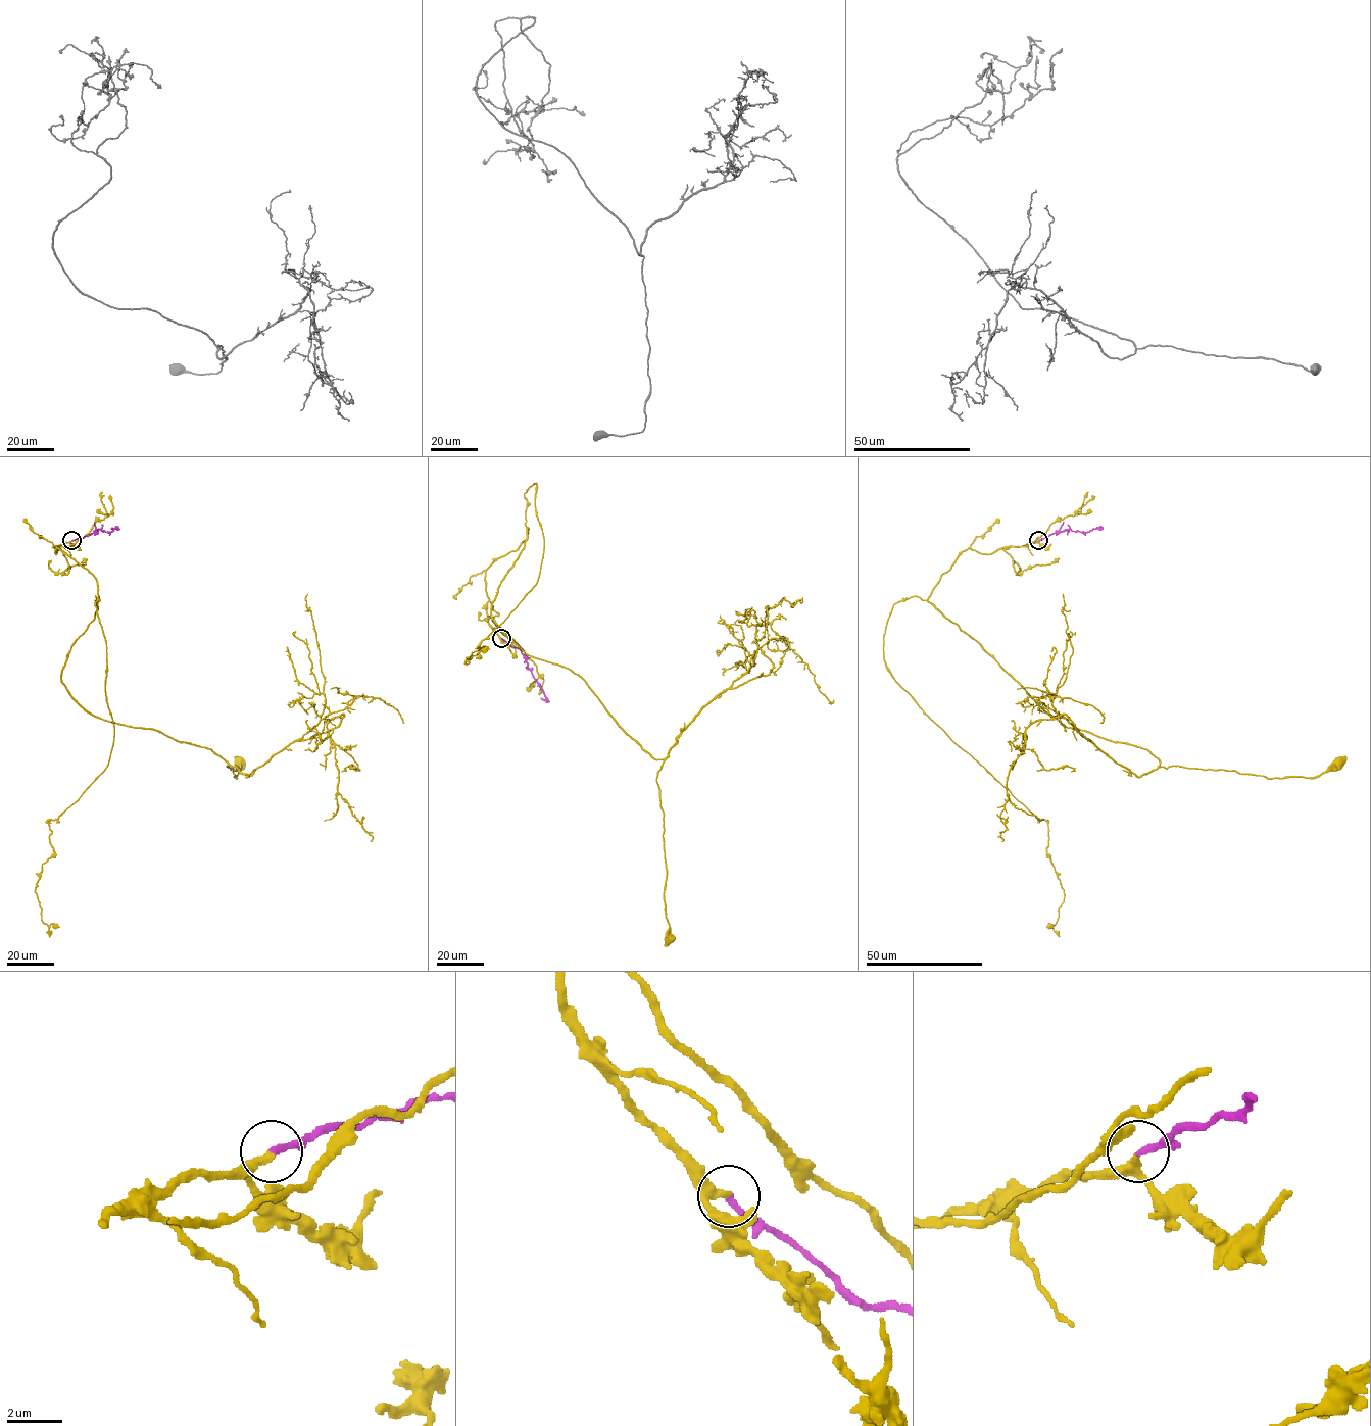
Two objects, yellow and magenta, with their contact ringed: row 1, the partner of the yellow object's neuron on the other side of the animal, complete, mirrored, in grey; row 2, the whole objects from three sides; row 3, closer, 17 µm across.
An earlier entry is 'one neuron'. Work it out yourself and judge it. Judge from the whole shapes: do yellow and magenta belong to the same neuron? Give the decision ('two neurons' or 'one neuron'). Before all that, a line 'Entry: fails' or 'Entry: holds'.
Entry: holds
one neuron

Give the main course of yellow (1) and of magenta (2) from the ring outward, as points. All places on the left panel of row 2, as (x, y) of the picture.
1: (71, 540), (55, 553), (95, 577), (97, 600), (62, 670), (68, 693), (209, 748), (237, 778), (241, 764)
2: (71, 540), (97, 529), (111, 532), (115, 528), (111, 528)

